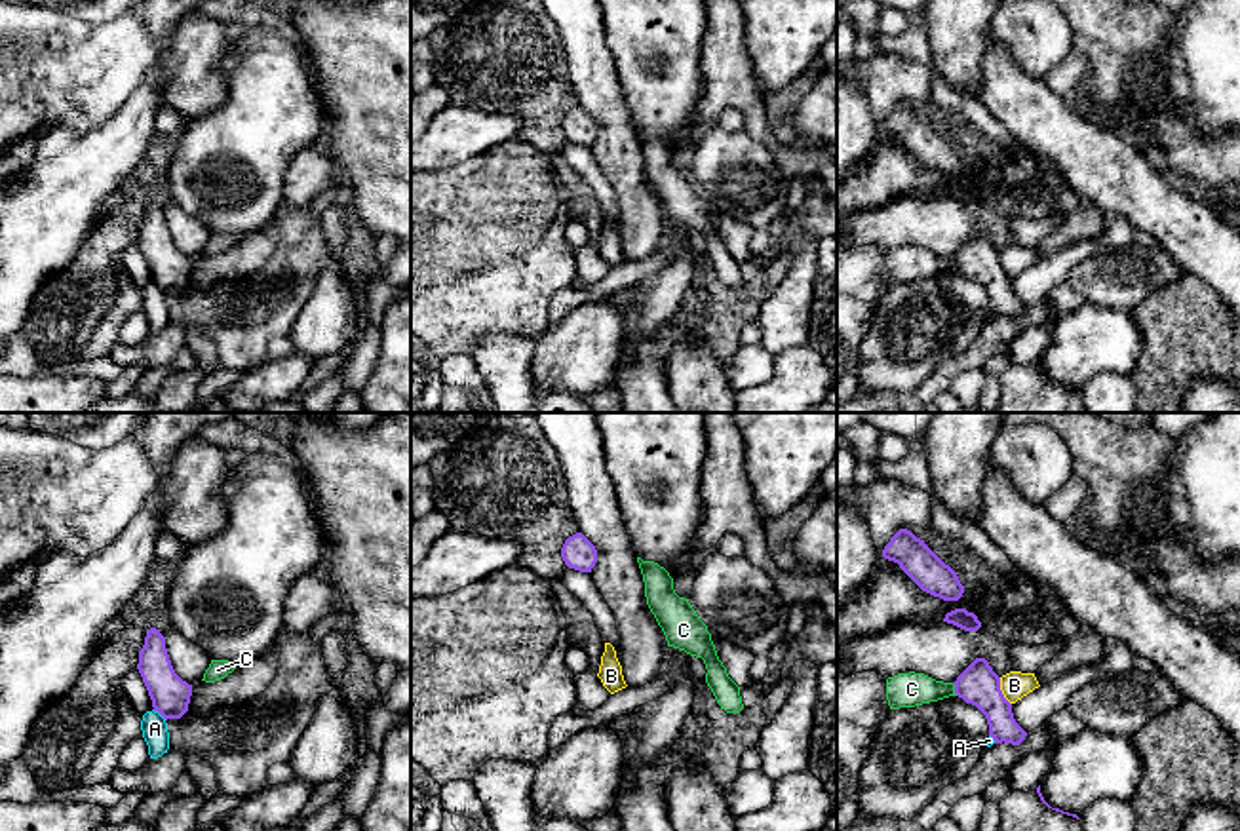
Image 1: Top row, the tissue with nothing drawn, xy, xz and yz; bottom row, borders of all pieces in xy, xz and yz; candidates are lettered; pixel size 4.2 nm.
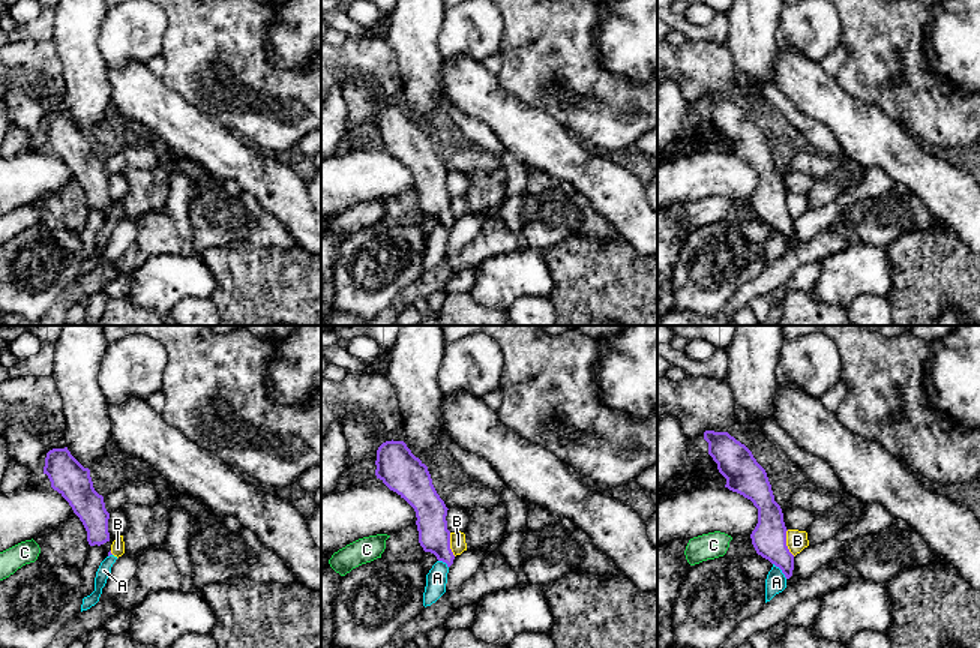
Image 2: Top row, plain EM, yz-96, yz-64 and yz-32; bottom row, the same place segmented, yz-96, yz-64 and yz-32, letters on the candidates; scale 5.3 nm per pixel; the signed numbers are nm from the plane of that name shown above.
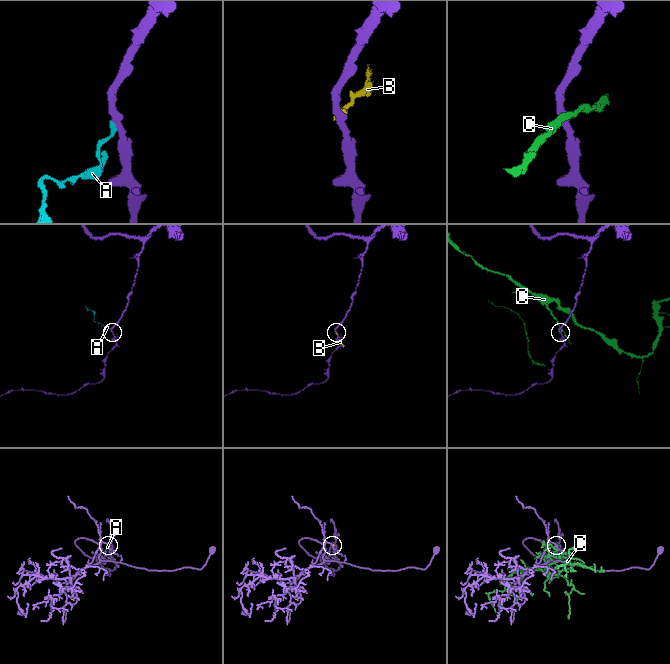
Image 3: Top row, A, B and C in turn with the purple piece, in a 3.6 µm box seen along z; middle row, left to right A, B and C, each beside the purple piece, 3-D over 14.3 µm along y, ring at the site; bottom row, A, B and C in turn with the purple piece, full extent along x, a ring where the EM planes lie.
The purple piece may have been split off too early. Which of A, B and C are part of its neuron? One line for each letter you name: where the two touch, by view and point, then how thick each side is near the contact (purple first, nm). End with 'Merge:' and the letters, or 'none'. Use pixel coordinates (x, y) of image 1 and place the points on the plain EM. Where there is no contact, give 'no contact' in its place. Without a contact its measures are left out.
Merge: none

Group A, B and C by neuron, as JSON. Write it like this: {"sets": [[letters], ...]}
{"sets": [["A", "B"], ["C"]]}

